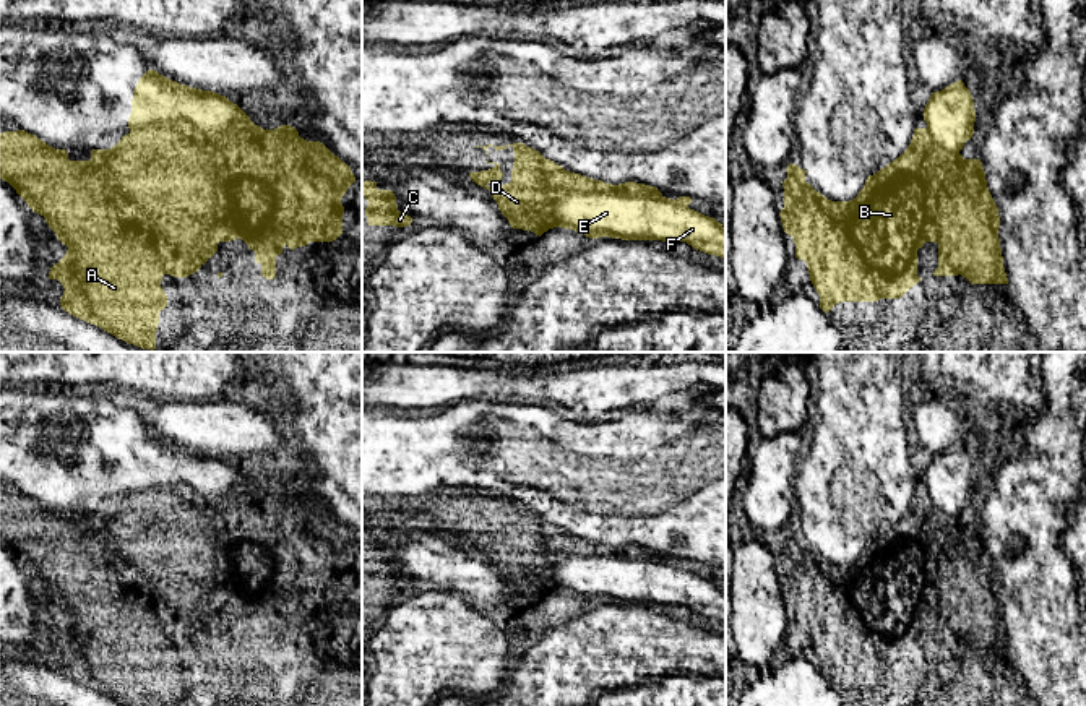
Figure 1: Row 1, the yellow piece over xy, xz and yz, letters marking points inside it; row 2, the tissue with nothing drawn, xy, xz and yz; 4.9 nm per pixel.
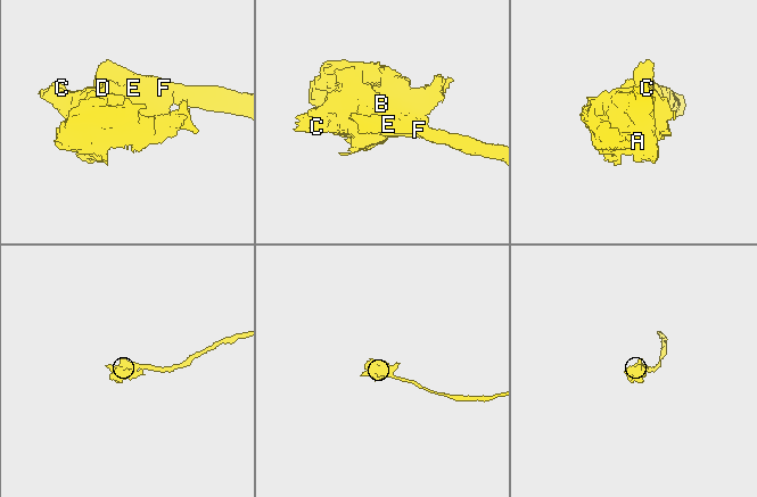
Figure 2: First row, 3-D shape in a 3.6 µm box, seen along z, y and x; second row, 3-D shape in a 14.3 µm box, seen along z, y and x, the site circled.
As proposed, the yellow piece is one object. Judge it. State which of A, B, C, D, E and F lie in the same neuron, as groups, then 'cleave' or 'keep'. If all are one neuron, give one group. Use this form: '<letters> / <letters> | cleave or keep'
A B C D / E F | cleave

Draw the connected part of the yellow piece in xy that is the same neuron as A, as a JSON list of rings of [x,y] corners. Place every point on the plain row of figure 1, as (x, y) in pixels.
[[[183,485],[153,487],[130,493],[110,513],[93,513],[89,524],[70,524],[67,513],[55,513],[24,493],[0,497],[0,542],[8,545],[28,570],[45,581],[57,602],[68,610],[65,620],[50,631],[49,643],[57,643],[63,649],[60,669],[70,678],[102,691],[125,706],[156,706],[159,675],[167,670],[167,659],[161,651],[164,638],[187,641],[196,636],[216,615],[219,605],[242,602],[255,615],[255,625],[261,628],[261,639],[276,641],[276,620],[287,609],[291,613],[305,610],[310,605],[333,605],[343,597],[344,570],[341,562],[356,545],[351,531],[334,519],[323,506],[307,505],[291,489],[265,493],[258,502],[239,500],[206,500]]]

